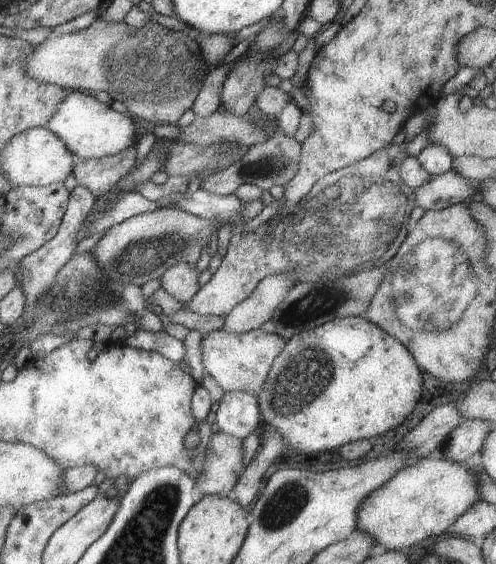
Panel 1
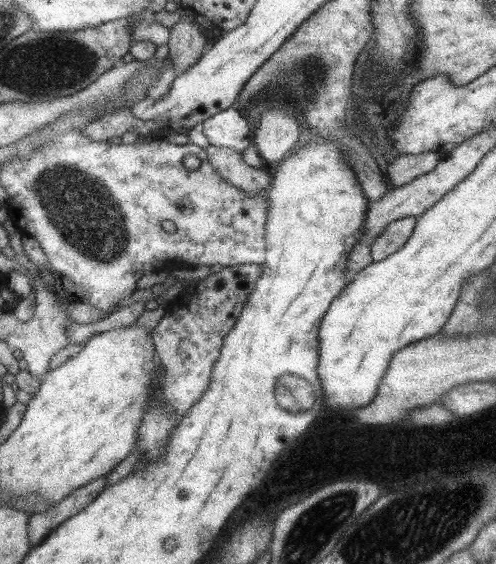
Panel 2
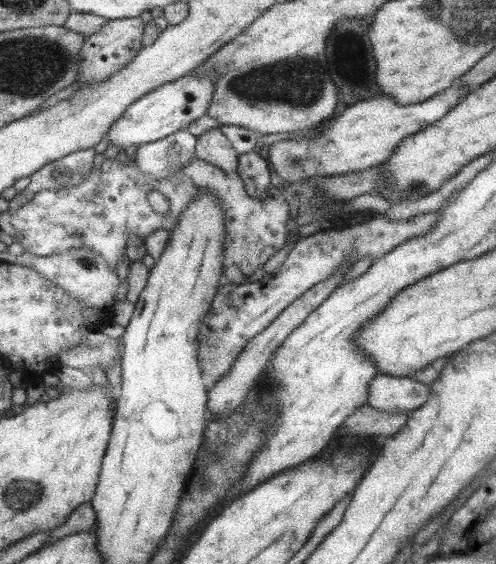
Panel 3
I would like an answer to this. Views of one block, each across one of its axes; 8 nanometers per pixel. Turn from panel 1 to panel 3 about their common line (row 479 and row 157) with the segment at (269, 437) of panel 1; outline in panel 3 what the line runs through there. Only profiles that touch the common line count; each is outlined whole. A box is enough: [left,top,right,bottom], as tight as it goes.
[238,151,271,198]

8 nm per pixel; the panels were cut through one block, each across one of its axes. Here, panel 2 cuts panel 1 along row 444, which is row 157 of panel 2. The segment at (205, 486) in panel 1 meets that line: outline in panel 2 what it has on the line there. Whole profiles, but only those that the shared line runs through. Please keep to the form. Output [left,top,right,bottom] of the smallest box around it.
[205,145,271,198]

